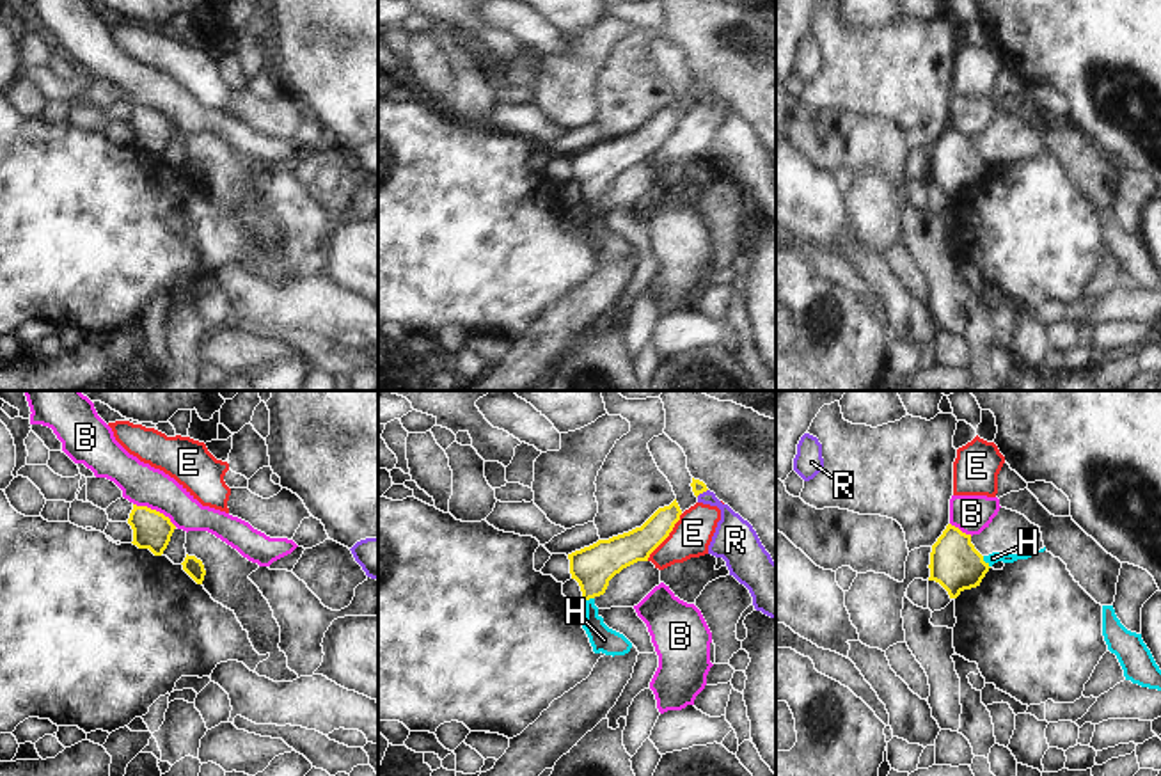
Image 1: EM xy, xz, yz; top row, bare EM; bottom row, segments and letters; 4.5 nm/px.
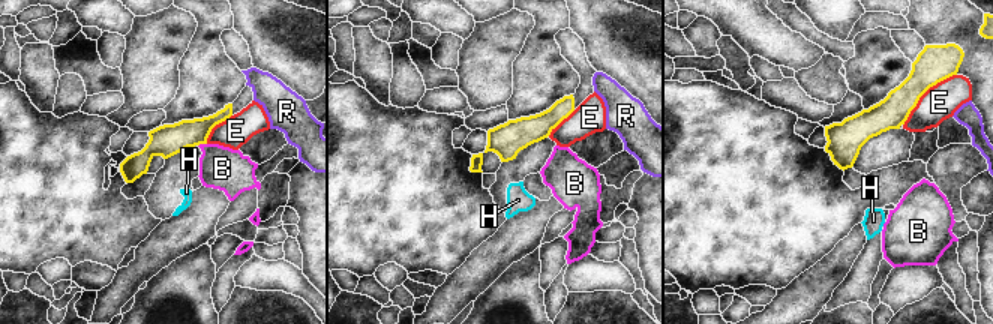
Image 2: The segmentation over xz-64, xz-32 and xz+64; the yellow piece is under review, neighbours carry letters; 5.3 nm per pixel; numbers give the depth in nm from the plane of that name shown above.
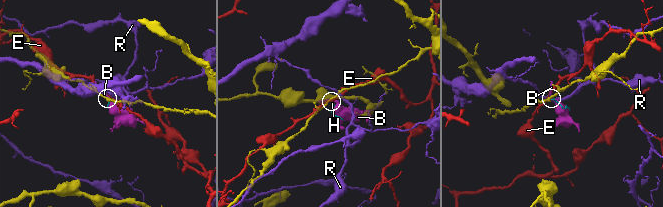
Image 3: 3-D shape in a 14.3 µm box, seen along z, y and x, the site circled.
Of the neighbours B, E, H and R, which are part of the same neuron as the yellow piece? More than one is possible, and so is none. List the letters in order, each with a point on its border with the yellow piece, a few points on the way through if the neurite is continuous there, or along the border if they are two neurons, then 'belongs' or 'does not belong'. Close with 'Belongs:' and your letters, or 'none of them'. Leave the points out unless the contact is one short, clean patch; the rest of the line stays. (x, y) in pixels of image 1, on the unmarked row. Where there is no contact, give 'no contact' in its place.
B: contact xy (155, 112); does not belong
E: contact xz (668, 137); does not belong
H: contact yz (984, 164); border yz (982, 158), (989, 169); does not belong
R: contact xz (702, 95); border xz (707, 91), (696, 98); does not belong
Belongs: none of them

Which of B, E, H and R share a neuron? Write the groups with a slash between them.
B / E / H / R

